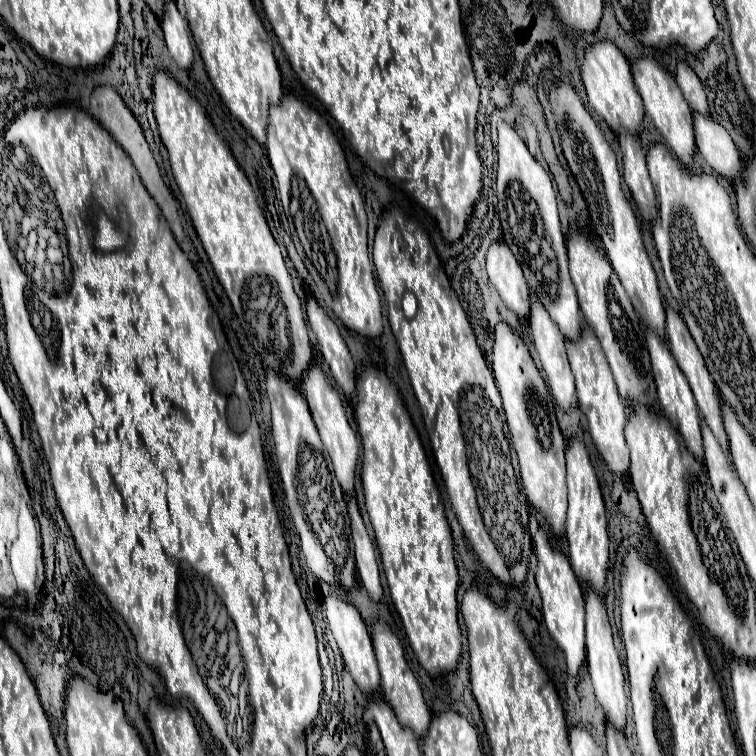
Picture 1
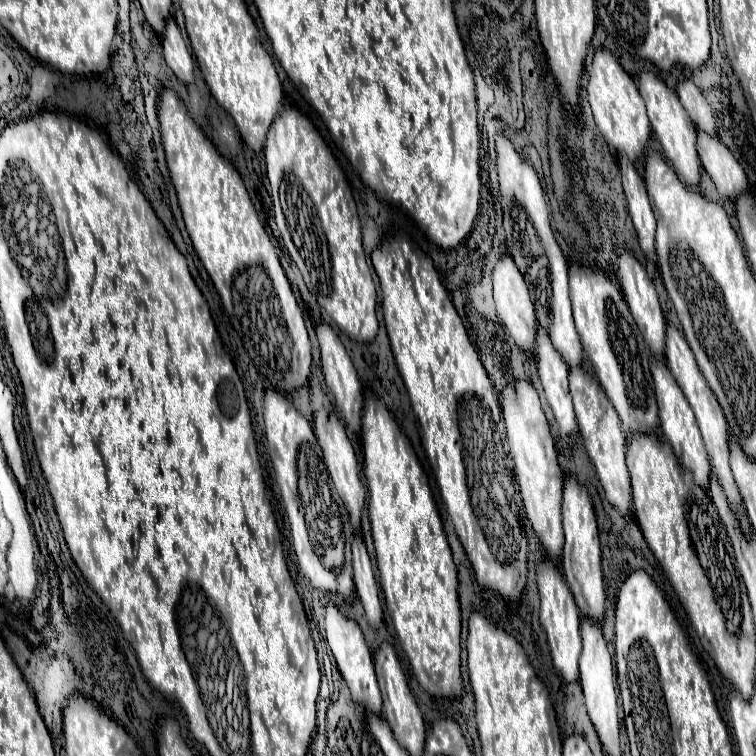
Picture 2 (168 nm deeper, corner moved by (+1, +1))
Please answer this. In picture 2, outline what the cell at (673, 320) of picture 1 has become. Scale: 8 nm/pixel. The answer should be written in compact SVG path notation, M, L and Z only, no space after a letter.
M668 325L668 335L666 335L666 365L668 369L672 371L674 379L678 381L678 385L682 387L688 403L692 405L694 409L694 415L696 415L696 421L698 421L698 427L702 431L702 439L704 439L704 445L706 445L706 451L708 451L708 457L710 457L710 465L712 465L712 471L718 475L720 479L720 485L724 487L724 493L728 495L728 501L732 503L732 509L740 515L740 523L742 523L742 531L744 535L752 535L752 529L750 529L750 523L748 523L748 517L746 517L746 511L742 507L742 499L740 499L740 493L738 493L738 487L736 487L736 481L732 477L732 471L730 471L730 463L728 463L728 423L726 423L726 417L722 413L722 407L718 403L718 399L714 397L712 389L708 387L698 363L696 363L696 357L686 341L686 337L674 327L674 325Z

